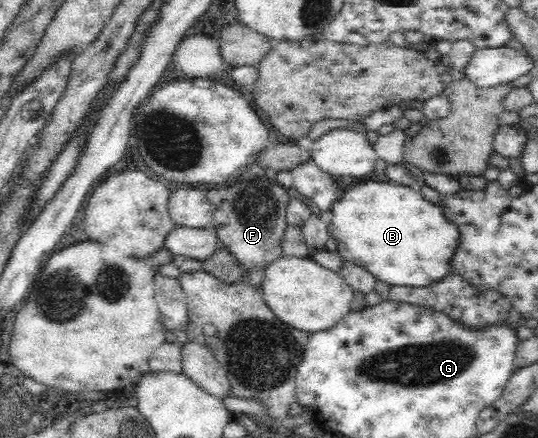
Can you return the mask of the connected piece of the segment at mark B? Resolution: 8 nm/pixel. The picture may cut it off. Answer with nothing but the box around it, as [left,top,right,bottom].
[329,178,460,287]

